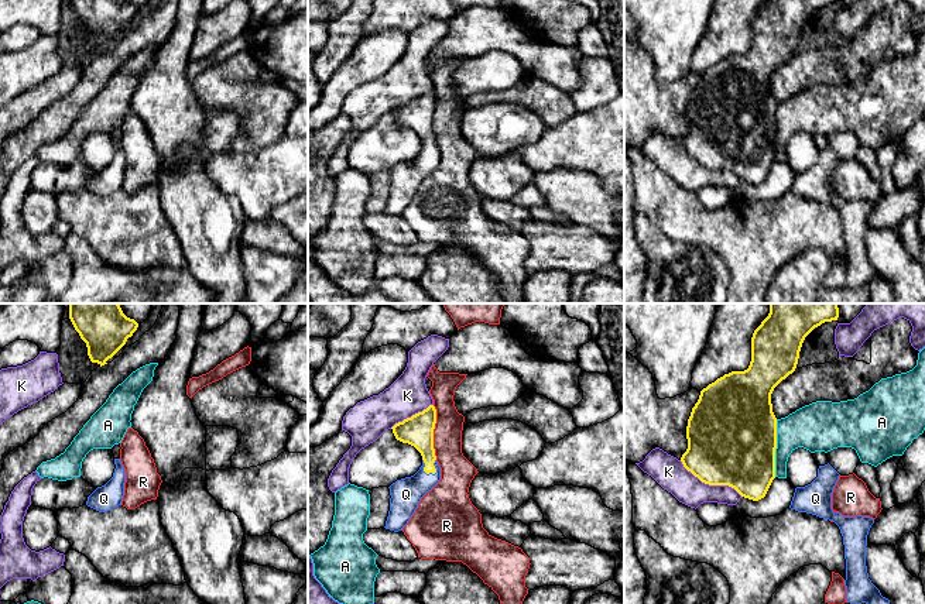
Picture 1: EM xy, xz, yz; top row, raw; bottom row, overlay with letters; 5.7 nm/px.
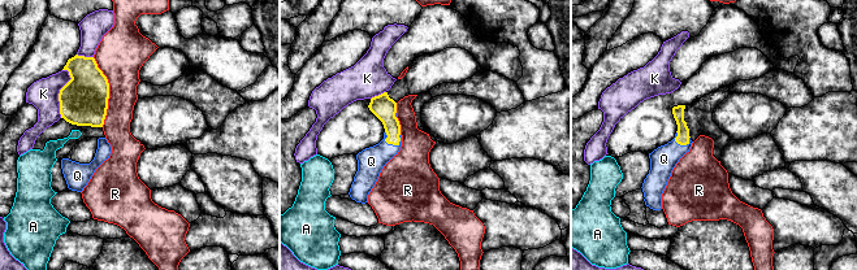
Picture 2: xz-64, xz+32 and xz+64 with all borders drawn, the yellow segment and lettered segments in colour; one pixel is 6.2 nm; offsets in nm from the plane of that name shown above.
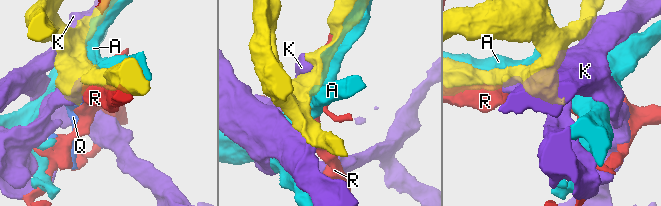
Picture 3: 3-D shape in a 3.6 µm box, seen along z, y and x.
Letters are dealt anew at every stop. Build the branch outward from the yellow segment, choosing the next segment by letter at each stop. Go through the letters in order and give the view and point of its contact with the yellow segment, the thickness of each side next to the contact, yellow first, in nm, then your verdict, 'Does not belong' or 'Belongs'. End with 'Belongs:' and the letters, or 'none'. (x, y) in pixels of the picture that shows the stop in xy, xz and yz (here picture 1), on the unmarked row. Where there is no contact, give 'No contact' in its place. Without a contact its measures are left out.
A: Touches yellow at yz (776, 131). Thickness 500 nm (yellow) against 260 nm. Does not belong
K: Touches yellow at yz (711, 168). Thickness 460 nm (yellow) against 180 nm. Does not belong
Q: Touches yellow at xz (424, 154). Thickness 180 nm (yellow) against 180 nm. Belongs
R: Touches yellow at xz (432, 116). Thickness 180 nm (yellow) against 180 nm. Does not belong
Belongs: Q

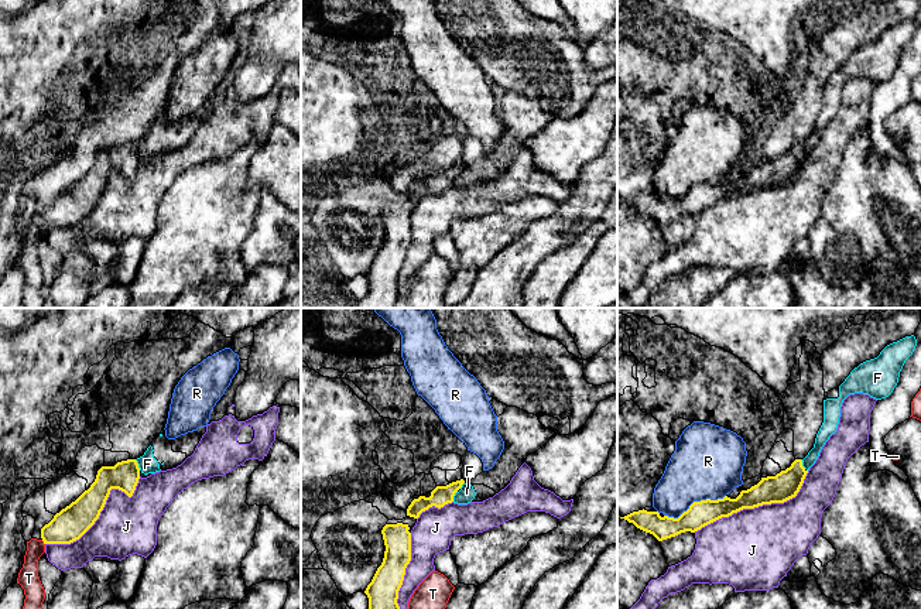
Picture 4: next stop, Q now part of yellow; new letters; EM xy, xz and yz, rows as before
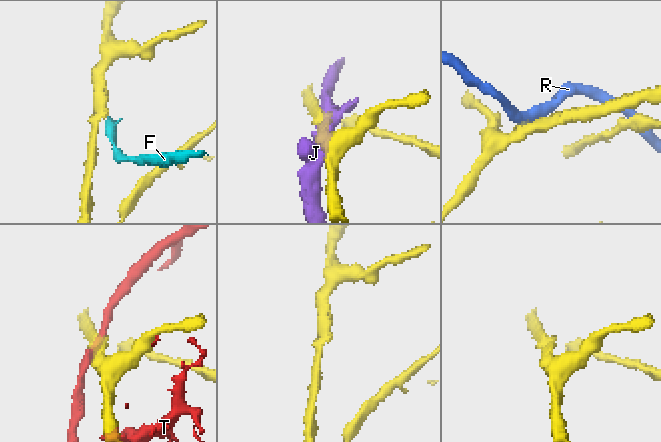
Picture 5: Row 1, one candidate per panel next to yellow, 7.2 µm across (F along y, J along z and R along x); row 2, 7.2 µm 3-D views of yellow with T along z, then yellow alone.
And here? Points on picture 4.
F: Touches yellow at xy (137, 149). Thickness 170 nm (yellow) against 110 nm. Does not belong
J: Touches yellow at yz (756, 190). Thickness 160 nm (yellow) against 460 nm. Does not belong
R: Touches yellow at yz (694, 185). Thickness 140 nm (yellow) against 400 nm. Does not belong
T: Touches yellow at xy (44, 226). Thickness 190 nm (yellow) against 120 nm. Does not belong
Belongs: none

